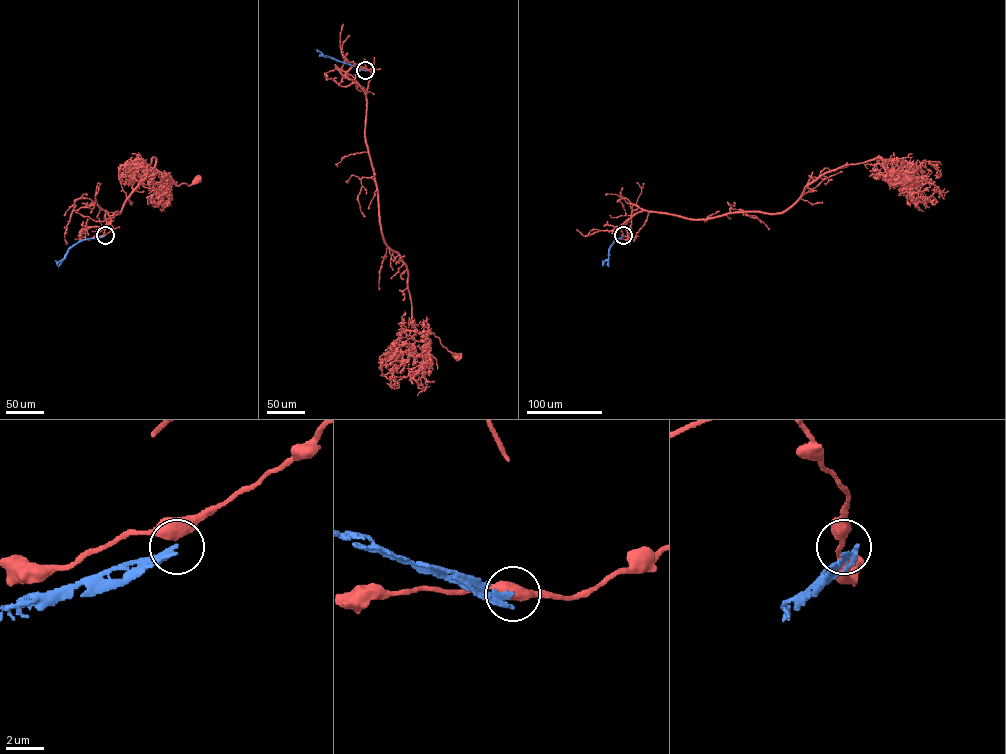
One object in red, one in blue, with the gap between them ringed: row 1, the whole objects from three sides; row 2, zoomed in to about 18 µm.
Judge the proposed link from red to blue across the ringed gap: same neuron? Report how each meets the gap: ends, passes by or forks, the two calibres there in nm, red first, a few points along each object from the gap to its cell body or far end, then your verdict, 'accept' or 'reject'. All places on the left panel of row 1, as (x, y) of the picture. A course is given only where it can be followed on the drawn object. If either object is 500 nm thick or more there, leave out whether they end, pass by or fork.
700/320 nm | red via (105, 235), (112, 229), (105, 211), (105, 219), (121, 211), (153, 158), (156, 168), (176, 185), (197, 179) | blue via (105, 235), (79, 241), (63, 259), (57, 263), (55, 260) | reject

